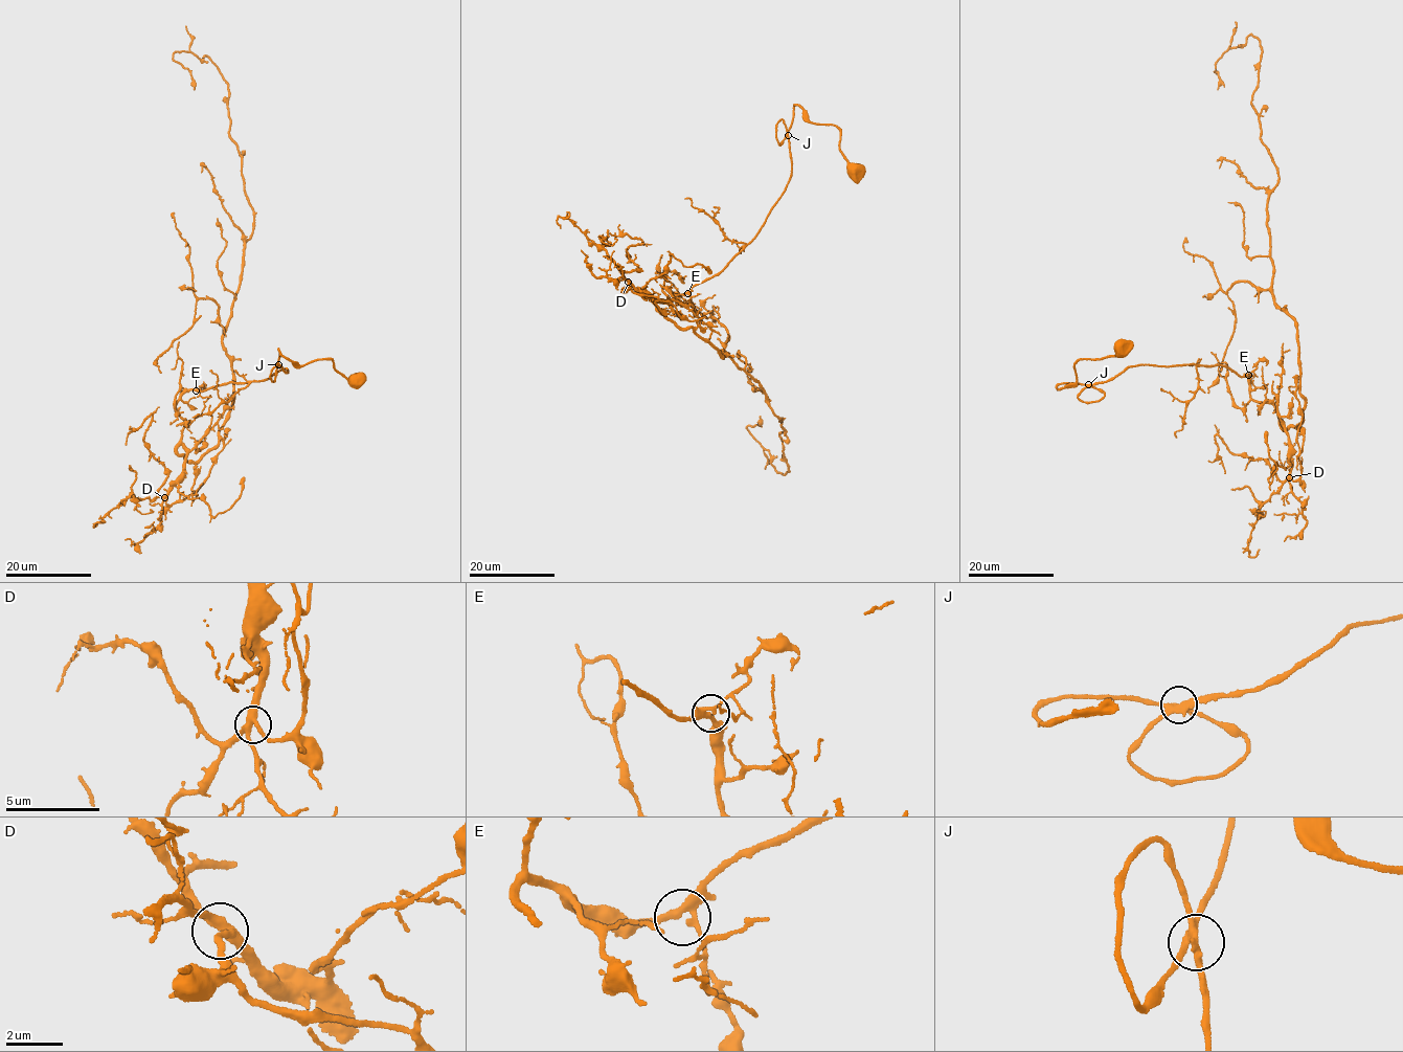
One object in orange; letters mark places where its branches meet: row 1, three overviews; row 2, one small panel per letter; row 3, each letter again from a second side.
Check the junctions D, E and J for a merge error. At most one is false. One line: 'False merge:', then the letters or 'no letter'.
False merge: no letter

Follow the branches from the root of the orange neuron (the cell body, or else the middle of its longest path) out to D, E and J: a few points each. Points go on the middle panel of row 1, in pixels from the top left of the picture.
D: (857, 170), (840, 131), (795, 105), (791, 175), (750, 242), (686, 293), (663, 289), (662, 303), (628, 282)
E: (857, 170), (839, 149), (840, 131), (812, 124), (795, 105), (784, 193), (750, 242), (687, 293)
J: (857, 170), (839, 149), (840, 131), (832, 125), (812, 124), (808, 113), (795, 105), (788, 134)

